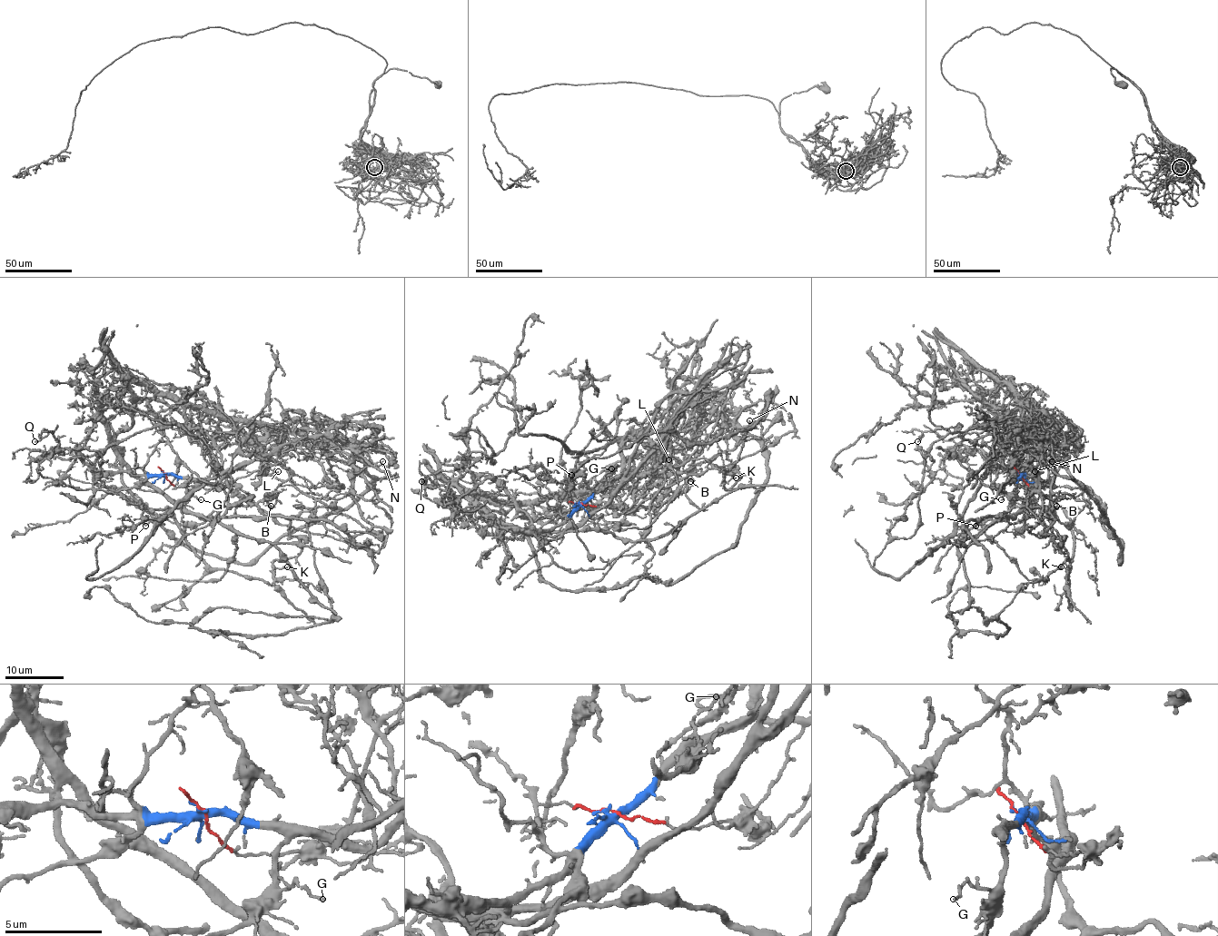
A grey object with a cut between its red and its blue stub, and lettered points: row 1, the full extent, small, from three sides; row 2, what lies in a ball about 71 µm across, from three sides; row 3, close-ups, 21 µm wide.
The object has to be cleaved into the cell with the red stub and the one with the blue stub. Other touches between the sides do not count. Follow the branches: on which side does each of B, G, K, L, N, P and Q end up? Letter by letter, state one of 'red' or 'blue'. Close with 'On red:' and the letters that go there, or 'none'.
B: blue
G: blue
K: blue
L: blue
N: red
P: blue
Q: blue
On red: N

